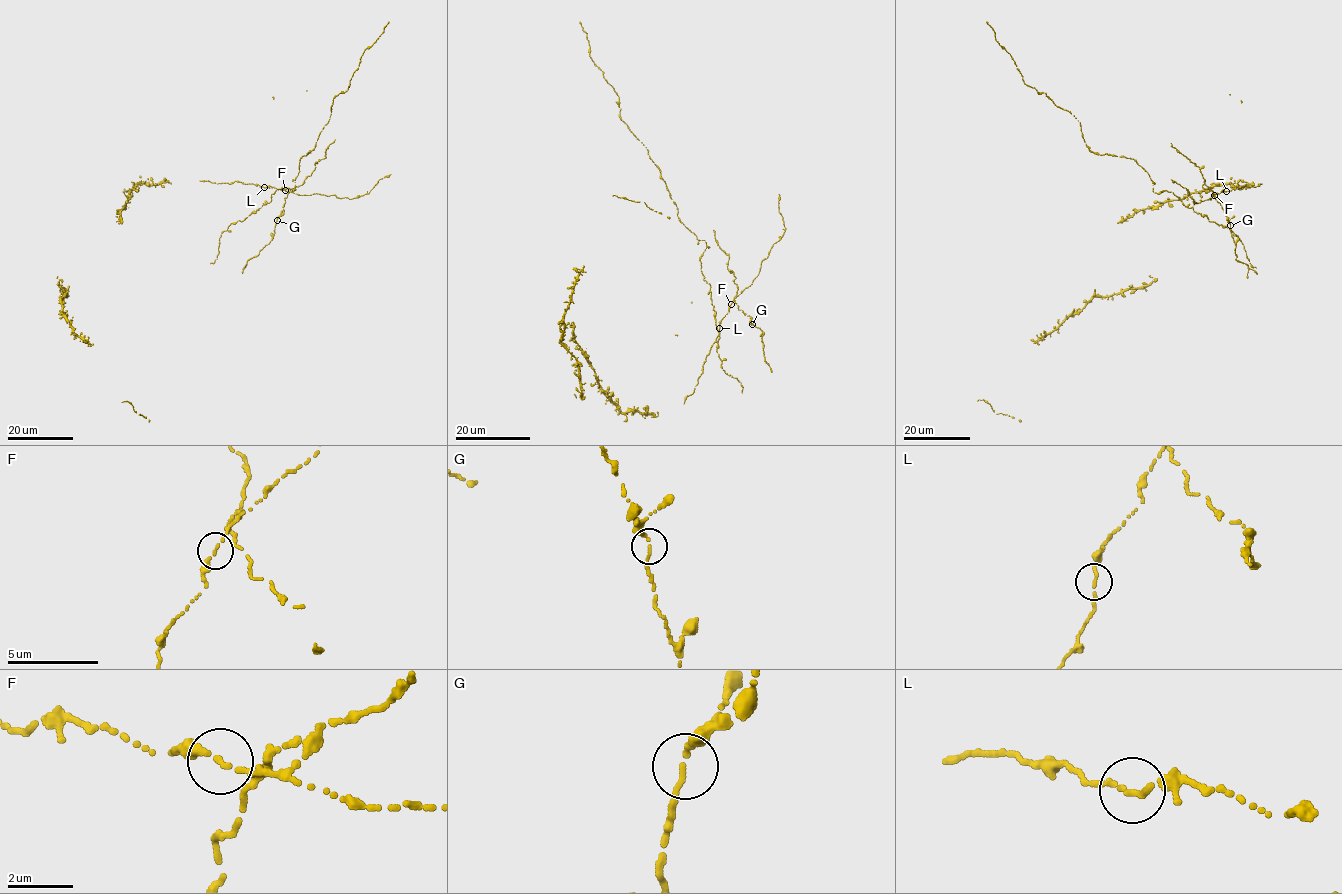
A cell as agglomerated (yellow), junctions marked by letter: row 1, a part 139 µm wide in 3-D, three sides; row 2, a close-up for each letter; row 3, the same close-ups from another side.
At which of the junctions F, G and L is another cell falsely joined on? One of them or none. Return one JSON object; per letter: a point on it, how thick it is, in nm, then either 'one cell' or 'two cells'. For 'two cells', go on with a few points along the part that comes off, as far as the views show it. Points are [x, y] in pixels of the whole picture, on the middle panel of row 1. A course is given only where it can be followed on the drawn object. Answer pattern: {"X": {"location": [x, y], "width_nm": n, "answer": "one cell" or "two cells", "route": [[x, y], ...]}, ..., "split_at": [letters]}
{"F": {"location": [731, 304], "width_nm": 190, "answer": "one cell"}, "G": {"location": [752, 324], "width_nm": 170, "answer": "one cell"}, "L": {"location": [719, 328], "width_nm": 170, "answer": "one cell"}, "split_at": []}

